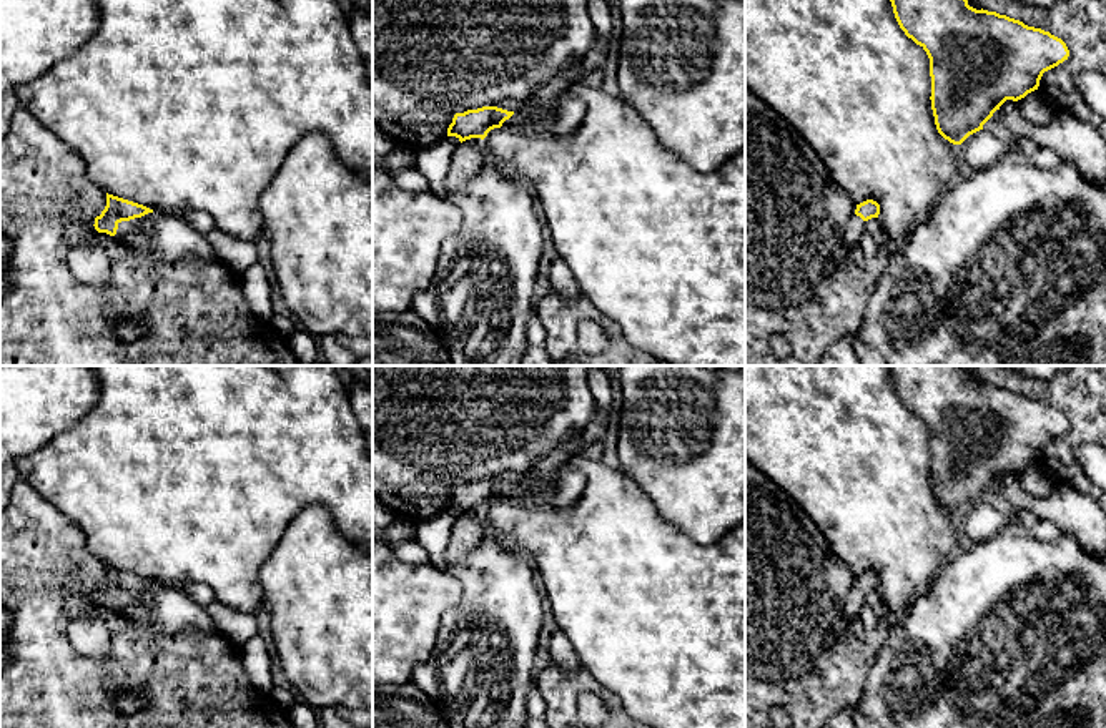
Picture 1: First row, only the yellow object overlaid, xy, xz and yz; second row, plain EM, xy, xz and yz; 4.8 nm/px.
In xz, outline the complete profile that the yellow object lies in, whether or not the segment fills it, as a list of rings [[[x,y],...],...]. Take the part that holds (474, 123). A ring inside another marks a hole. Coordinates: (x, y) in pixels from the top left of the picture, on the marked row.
[[[501,100],[494,106],[482,106],[456,113],[447,128],[447,136],[456,136],[461,143],[471,138],[484,140],[494,128],[501,128],[514,113],[537,116],[554,121],[555,103],[532,103],[531,100]]]

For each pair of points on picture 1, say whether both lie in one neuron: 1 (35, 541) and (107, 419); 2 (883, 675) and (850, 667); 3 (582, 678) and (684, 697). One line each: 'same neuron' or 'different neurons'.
1: different neurons
2: different neurons
3: different neurons

